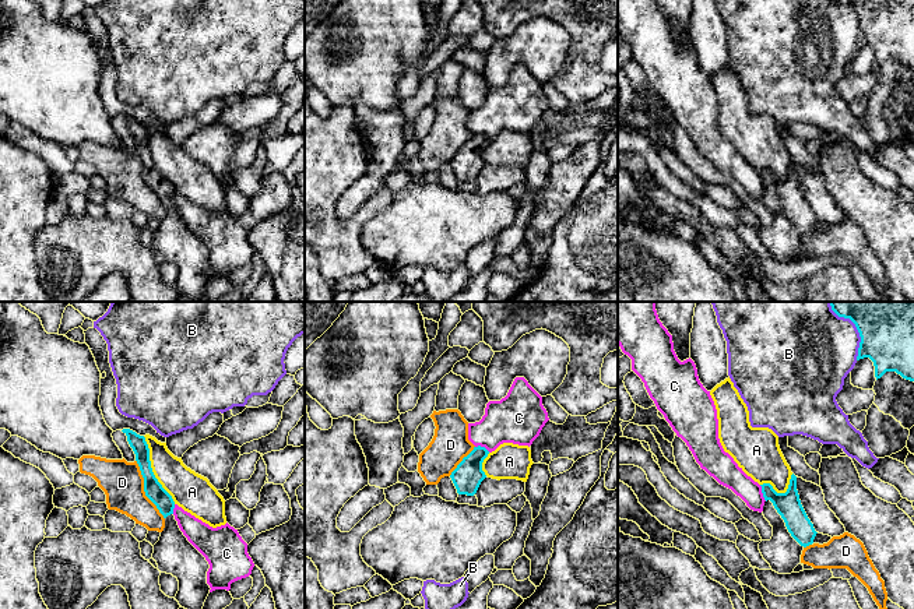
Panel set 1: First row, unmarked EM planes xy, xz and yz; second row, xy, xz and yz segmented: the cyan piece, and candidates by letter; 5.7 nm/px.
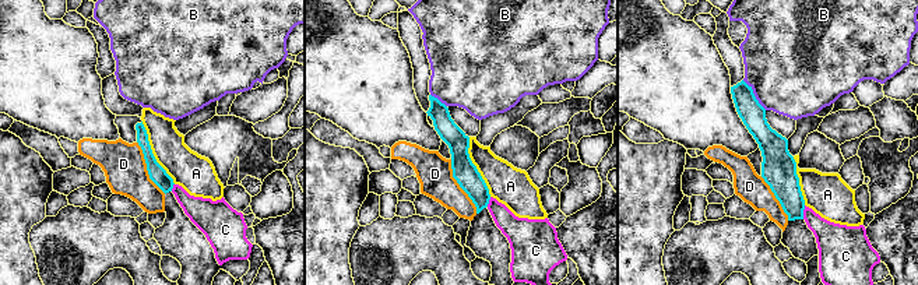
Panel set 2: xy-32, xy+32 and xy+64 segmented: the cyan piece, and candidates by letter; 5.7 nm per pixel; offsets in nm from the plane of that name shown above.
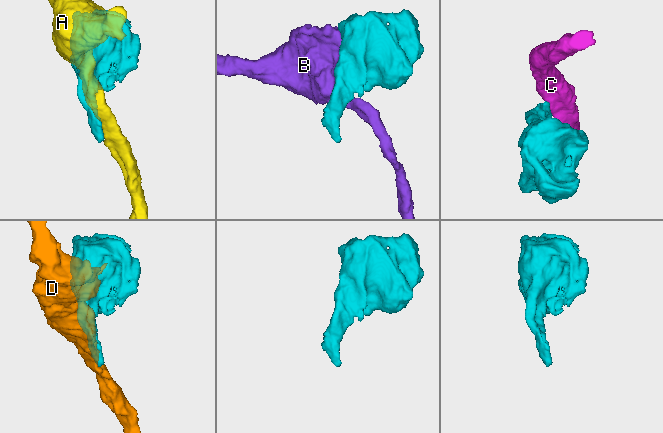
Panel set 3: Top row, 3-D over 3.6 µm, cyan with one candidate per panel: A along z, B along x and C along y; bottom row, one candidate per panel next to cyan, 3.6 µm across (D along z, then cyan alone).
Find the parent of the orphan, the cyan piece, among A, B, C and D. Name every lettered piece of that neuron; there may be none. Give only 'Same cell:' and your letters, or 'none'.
Same cell: none

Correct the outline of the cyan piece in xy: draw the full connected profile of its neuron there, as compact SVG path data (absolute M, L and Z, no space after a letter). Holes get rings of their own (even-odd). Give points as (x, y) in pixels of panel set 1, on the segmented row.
M130 429L122 432L127 436L127 441L136 454L136 461L144 478L145 496L165 518L165 528L159 541L154 545L152 559L161 573L177 578L179 591L175 599L179 605L184 609L203 609L211 589L207 584L210 564L180 531L173 515L175 501L152 472L145 437Z

